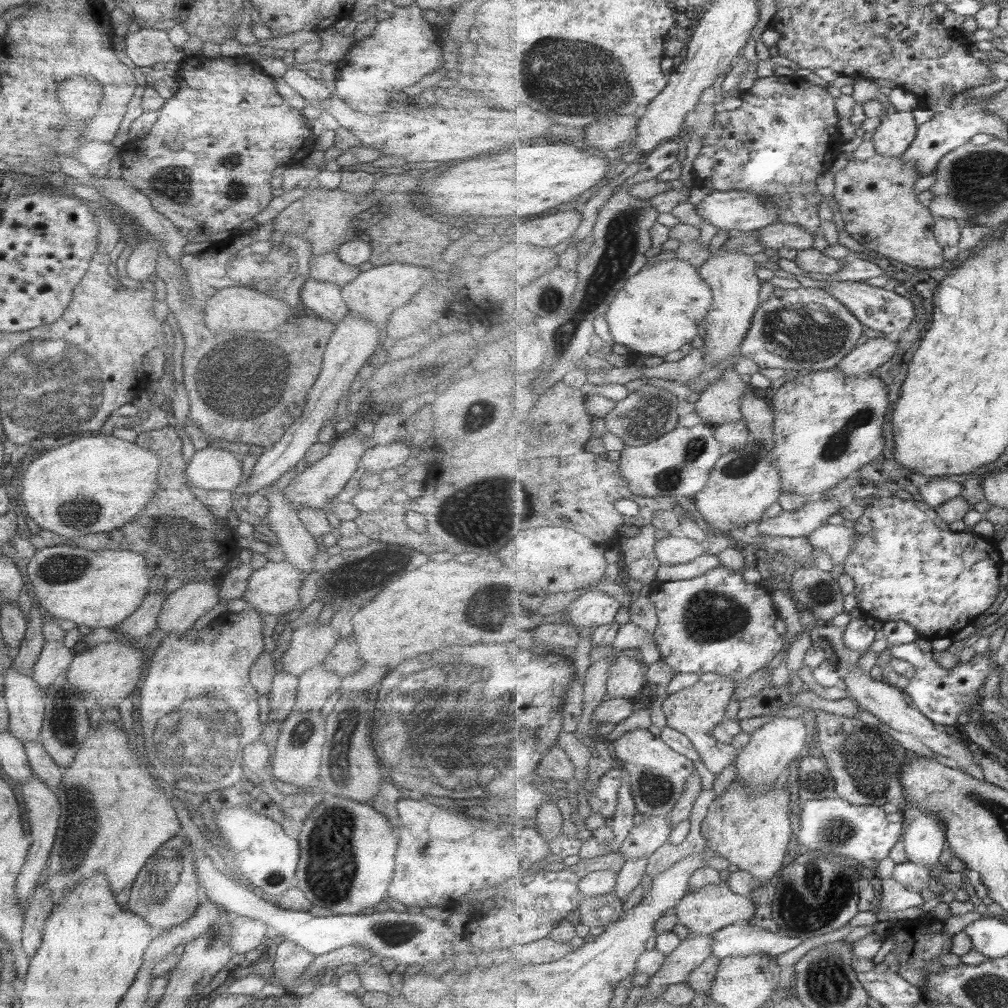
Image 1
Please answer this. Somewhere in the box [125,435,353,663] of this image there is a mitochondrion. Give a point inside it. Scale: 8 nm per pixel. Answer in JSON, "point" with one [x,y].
{"point":[166,532]}

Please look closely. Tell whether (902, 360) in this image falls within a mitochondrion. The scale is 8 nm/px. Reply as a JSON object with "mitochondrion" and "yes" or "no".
{"mitochondrion":"no"}

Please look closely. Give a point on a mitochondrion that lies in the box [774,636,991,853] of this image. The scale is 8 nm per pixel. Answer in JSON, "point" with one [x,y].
{"point":[871,761]}

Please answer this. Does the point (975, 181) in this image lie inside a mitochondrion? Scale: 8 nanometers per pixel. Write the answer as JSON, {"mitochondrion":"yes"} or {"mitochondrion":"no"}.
{"mitochondrion":"yes"}

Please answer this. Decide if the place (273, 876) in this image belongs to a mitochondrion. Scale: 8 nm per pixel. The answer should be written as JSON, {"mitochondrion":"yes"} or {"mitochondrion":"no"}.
{"mitochondrion":"yes"}

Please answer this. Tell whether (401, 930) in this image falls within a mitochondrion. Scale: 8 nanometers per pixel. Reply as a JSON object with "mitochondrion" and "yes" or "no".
{"mitochondrion":"yes"}

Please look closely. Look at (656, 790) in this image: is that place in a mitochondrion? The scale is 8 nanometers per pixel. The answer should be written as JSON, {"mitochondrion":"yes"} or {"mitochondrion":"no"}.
{"mitochondrion":"yes"}

